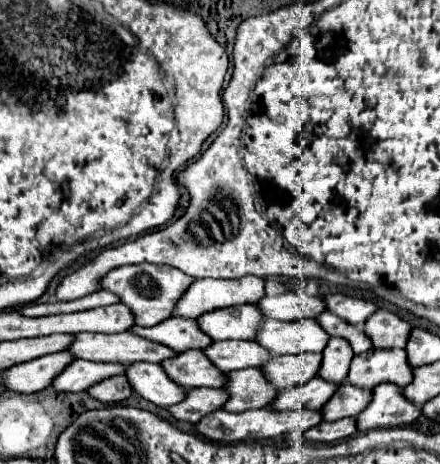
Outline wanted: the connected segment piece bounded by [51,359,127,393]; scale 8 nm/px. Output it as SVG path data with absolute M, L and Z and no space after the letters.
M75 359L65 371L53 381L51 389L55 391L87 391L89 387L101 383L107 377L123 375L127 371L127 365L121 363L95 363L85 359Z

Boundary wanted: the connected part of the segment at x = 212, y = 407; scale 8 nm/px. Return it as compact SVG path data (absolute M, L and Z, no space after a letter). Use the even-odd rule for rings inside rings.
M193 389L187 393L187 399L169 407L171 415L179 421L189 421L189 423L199 423L205 415L221 409L229 399L227 389Z

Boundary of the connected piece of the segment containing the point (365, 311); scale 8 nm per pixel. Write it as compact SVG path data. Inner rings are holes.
M327 295L325 301L329 301L329 309L331 313L339 315L341 319L353 323L353 325L361 325L365 323L379 307L371 301L365 299L357 299L357 297L347 297L347 295Z

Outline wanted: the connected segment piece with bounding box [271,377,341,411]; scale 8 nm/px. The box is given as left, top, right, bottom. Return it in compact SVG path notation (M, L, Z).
M315 377L313 381L309 381L309 385L299 385L299 387L281 391L273 401L271 409L277 409L277 411L289 411L297 407L321 409L339 387L341 387L339 383L331 383L321 377Z

